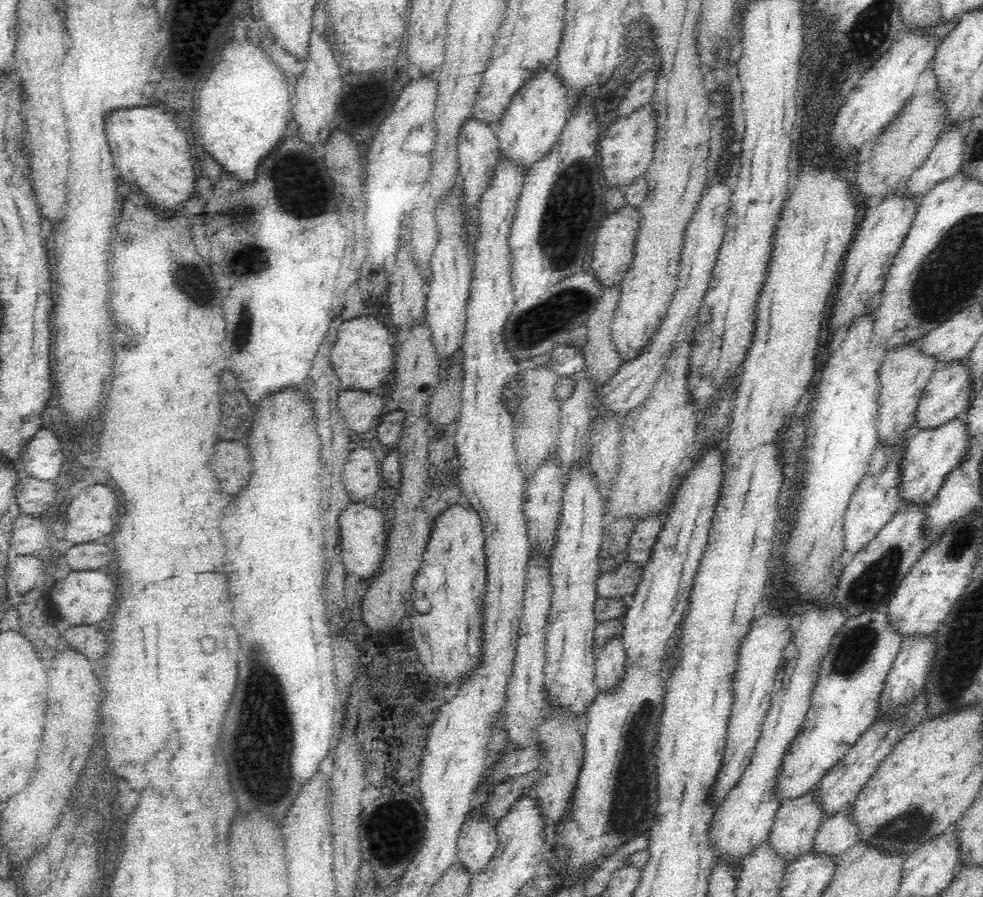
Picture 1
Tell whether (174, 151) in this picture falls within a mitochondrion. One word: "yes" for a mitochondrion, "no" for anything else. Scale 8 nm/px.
no

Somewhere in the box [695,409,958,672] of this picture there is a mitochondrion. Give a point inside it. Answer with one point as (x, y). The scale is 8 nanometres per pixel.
(871, 587)

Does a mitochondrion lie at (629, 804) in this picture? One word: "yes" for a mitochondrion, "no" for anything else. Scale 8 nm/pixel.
yes

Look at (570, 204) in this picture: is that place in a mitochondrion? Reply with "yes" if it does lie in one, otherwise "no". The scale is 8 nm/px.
yes

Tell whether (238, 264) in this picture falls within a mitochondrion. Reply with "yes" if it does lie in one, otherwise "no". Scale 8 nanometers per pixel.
yes

